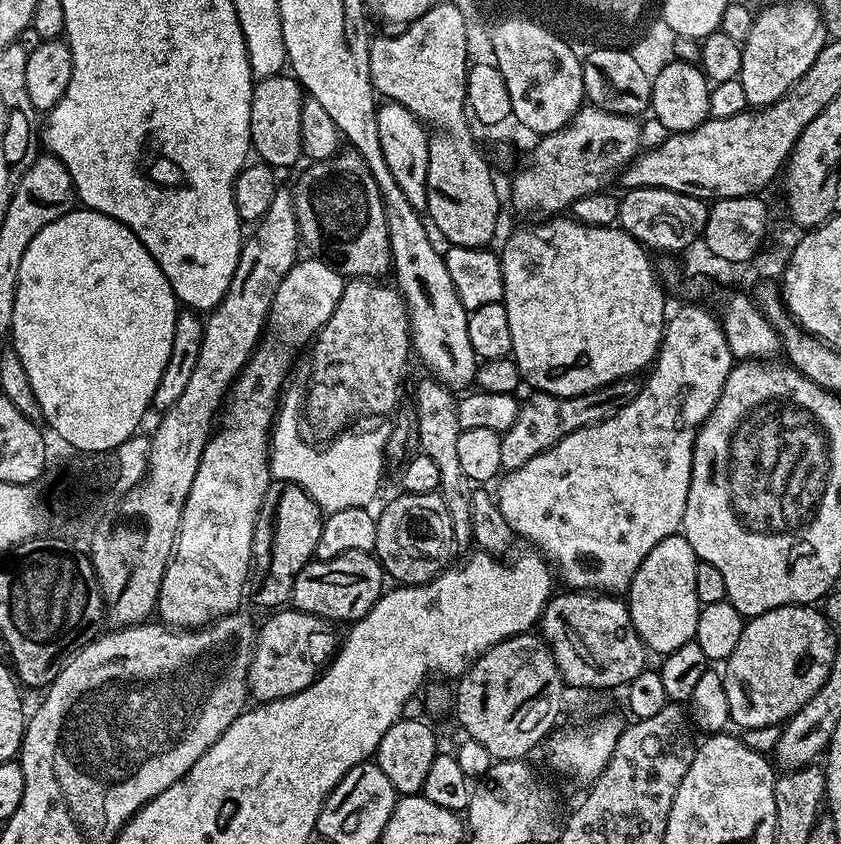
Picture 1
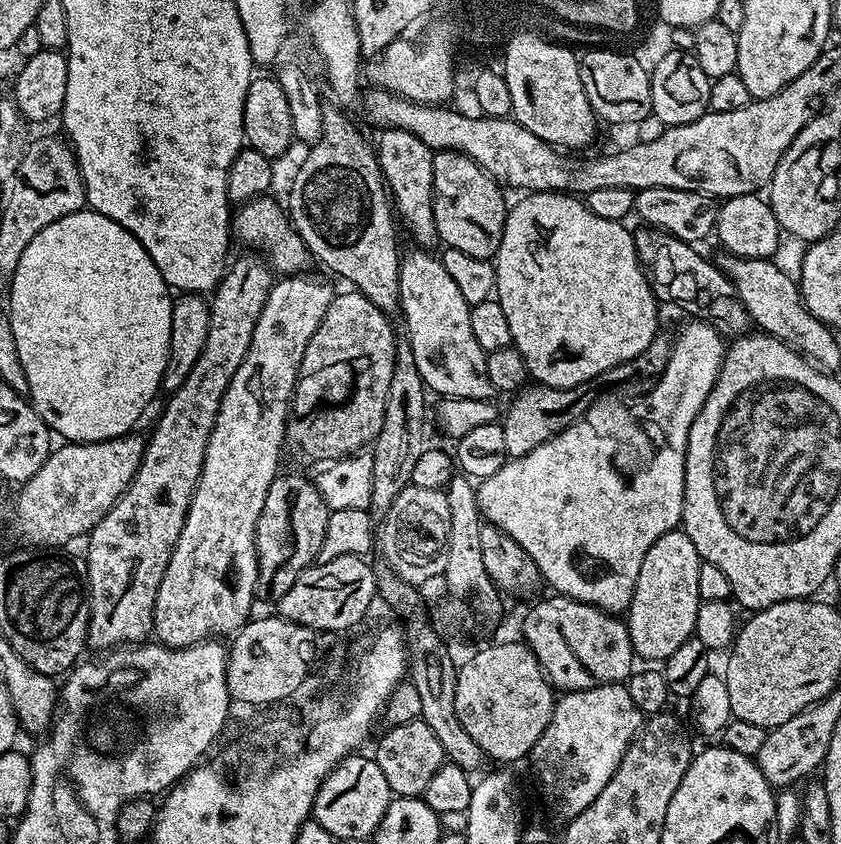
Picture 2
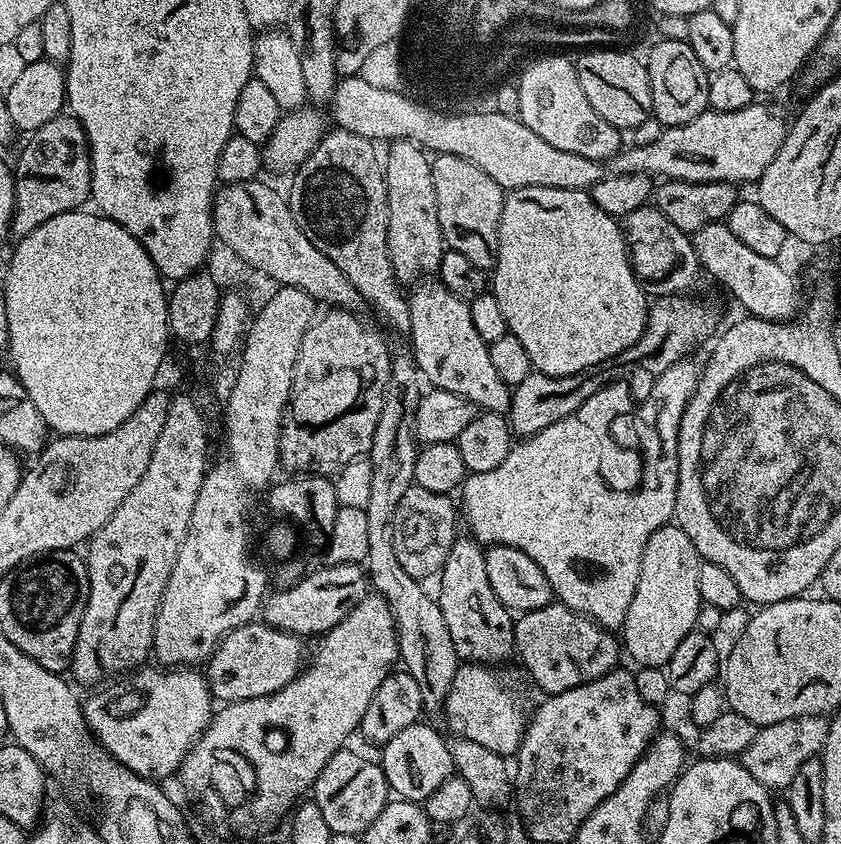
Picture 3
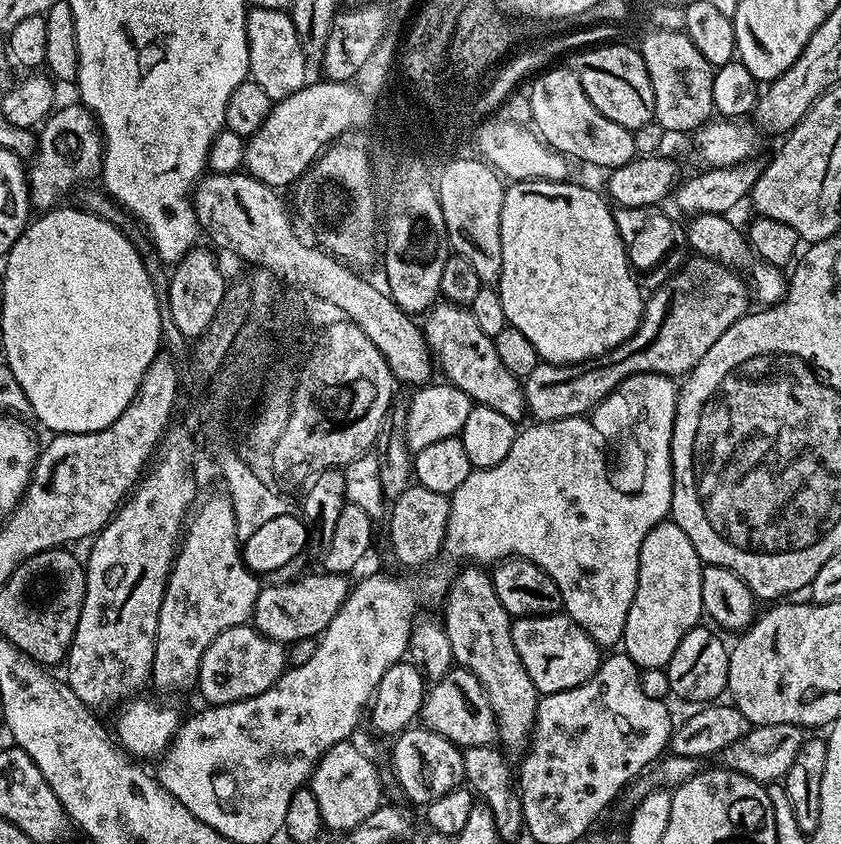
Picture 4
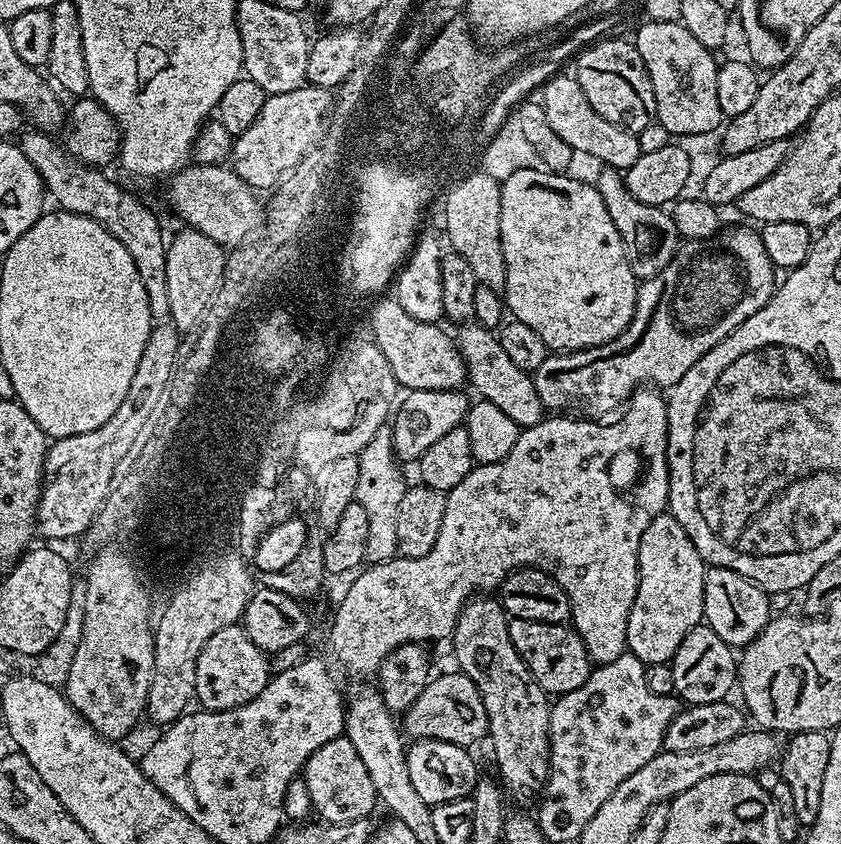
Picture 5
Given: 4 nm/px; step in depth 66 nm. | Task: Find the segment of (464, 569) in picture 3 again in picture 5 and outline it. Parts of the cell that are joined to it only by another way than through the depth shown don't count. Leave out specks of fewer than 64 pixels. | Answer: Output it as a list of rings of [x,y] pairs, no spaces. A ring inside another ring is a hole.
[[[488,594],[473,595],[460,611],[460,617],[456,619],[450,645],[452,644],[452,652],[456,655],[455,667],[465,672],[470,682],[474,682],[474,686],[478,686],[482,706],[486,706],[487,739],[492,740],[492,752],[496,755],[496,768],[500,771],[499,783],[508,796],[512,795],[520,804],[528,804],[531,800],[533,803],[539,797],[544,781],[548,779],[548,719],[552,710],[549,693],[544,692],[542,686],[538,686],[526,662],[522,662],[518,650],[514,650],[514,642],[510,642],[509,619],[499,599]]]

